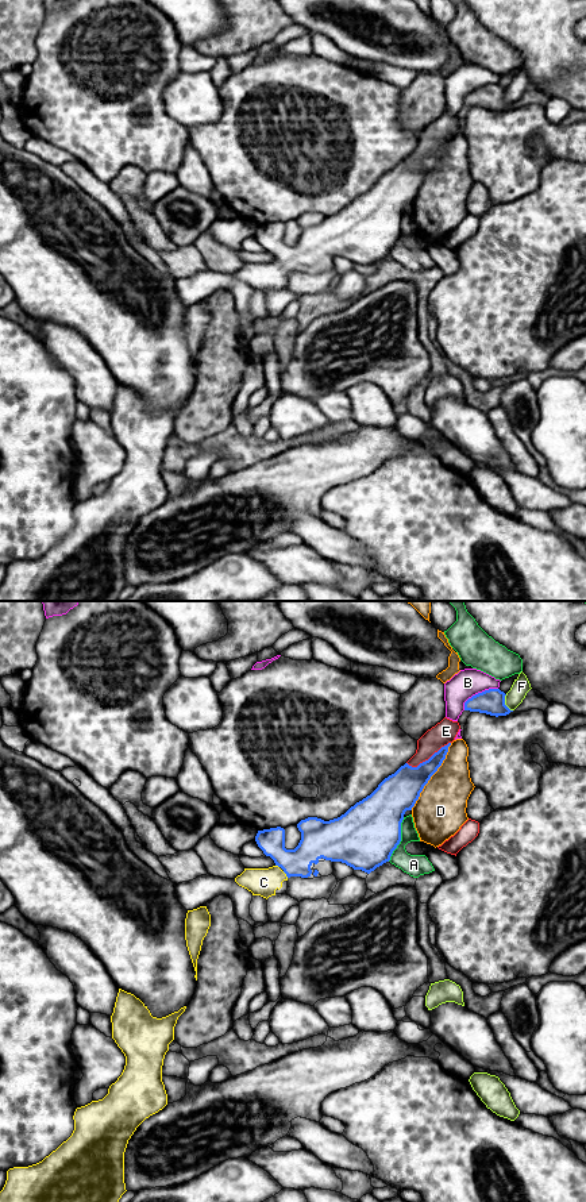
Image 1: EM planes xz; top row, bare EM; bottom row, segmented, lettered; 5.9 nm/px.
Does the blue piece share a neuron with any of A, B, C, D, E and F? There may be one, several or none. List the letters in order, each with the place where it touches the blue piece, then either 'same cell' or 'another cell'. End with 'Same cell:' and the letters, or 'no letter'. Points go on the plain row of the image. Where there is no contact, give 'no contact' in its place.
A: contact xz (400, 234); another cell
B: contact xz (478, 88); another cell
C: contact xz (285, 268); same cell
D: contact xz (431, 170); another cell
E: contact xz (430, 153); another cell
F: contact xz (504, 97); another cell
Same cell: C

